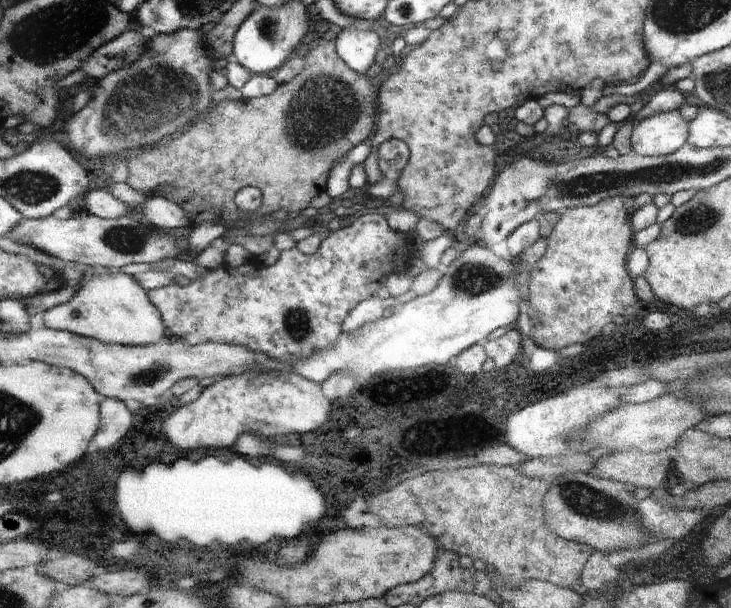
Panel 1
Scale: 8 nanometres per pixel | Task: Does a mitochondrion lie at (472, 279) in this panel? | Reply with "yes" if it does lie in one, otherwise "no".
yes

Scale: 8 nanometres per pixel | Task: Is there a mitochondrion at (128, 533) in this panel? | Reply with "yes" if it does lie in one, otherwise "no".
no

